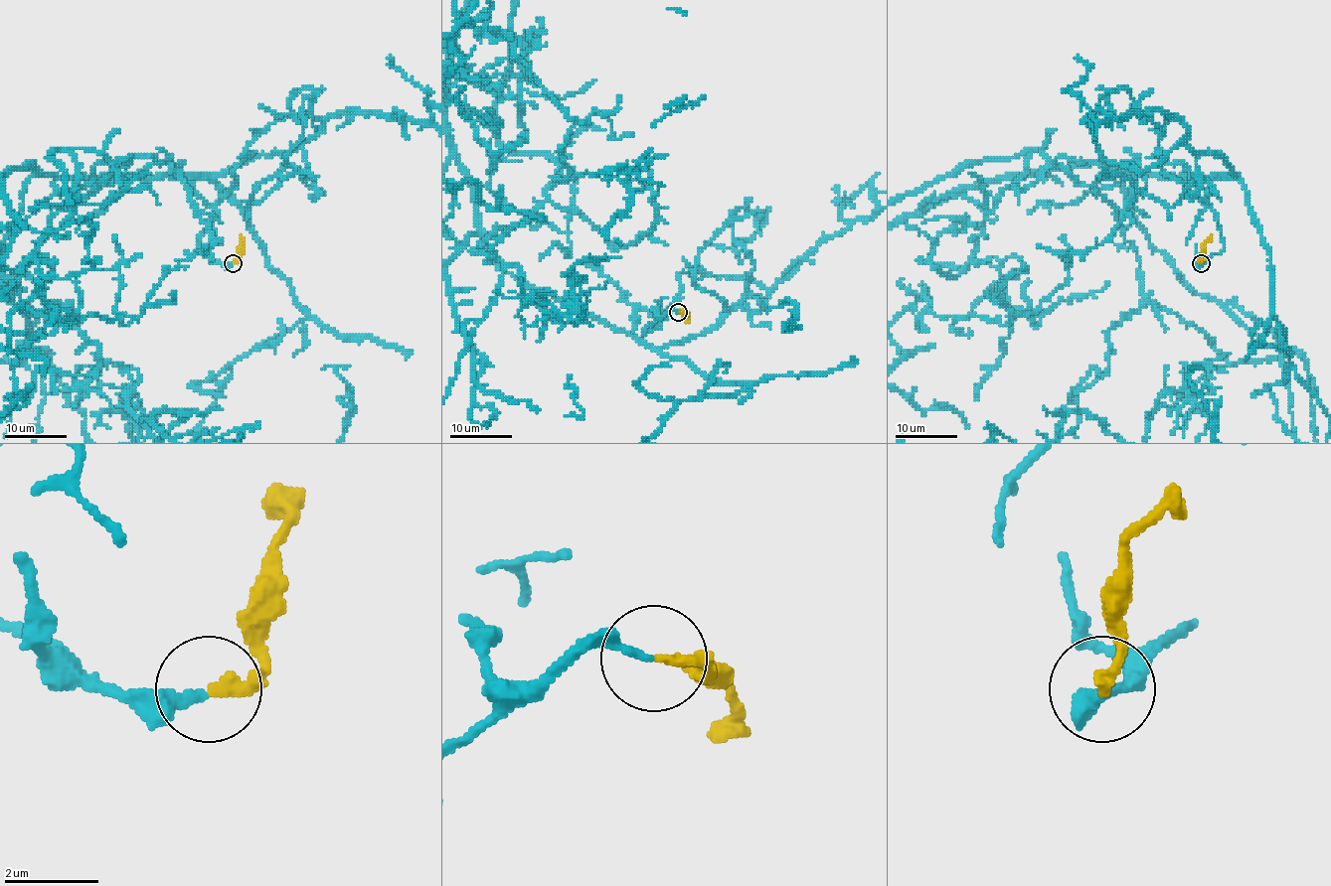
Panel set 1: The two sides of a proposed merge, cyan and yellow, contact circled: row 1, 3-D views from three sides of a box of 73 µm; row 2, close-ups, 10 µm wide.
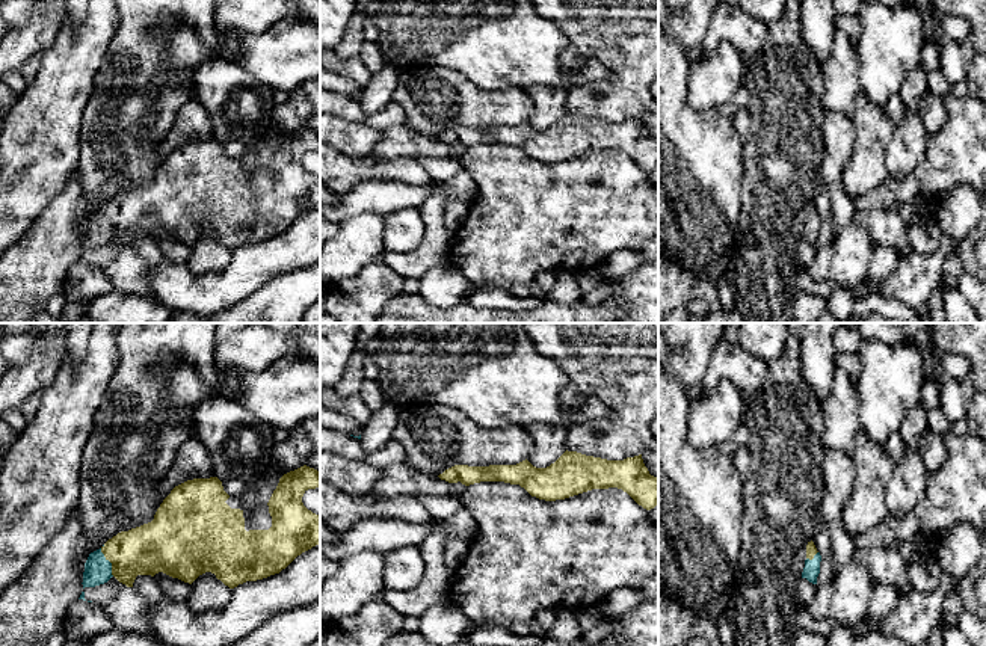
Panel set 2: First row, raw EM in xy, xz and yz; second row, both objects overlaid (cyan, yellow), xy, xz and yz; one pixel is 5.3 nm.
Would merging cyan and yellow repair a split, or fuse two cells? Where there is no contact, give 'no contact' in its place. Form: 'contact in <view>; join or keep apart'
contact in xy; join

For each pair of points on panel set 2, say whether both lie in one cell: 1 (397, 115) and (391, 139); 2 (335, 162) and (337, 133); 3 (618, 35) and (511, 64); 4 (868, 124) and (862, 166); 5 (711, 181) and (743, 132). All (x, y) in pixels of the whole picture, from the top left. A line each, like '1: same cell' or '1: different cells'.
1: different cells
2: different cells
3: different cells
4: same cell
5: different cells

